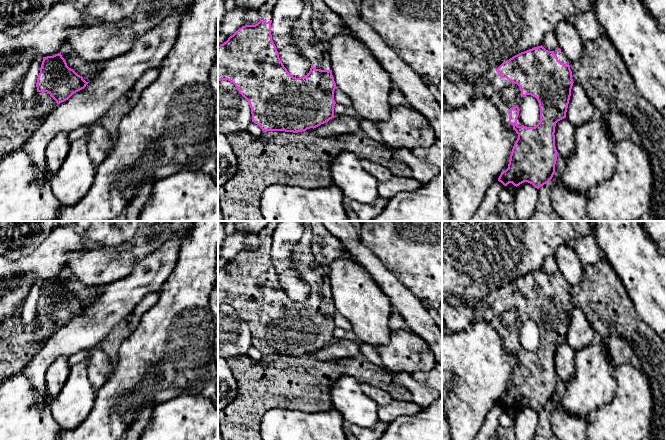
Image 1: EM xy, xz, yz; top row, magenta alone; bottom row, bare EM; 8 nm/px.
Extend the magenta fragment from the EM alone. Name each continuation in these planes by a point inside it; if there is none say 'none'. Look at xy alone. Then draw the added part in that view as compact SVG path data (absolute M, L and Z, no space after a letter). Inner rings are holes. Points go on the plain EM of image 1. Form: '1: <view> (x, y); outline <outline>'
none

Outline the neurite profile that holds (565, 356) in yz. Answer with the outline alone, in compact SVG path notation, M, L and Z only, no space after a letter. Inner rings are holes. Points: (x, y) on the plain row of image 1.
M564 342L556 347L554 359L557 376L564 381L571 381L574 377L576 351Z

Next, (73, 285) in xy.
M68 270L63 271L61 279L65 283L67 290L82 300L86 306L91 305L99 295L94 286L82 283Z

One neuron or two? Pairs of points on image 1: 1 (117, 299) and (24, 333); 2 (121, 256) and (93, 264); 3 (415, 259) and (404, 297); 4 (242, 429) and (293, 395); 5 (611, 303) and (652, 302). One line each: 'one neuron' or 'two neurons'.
1: two neurons
2: one neuron
3: two neurons
4: one neuron
5: two neurons

